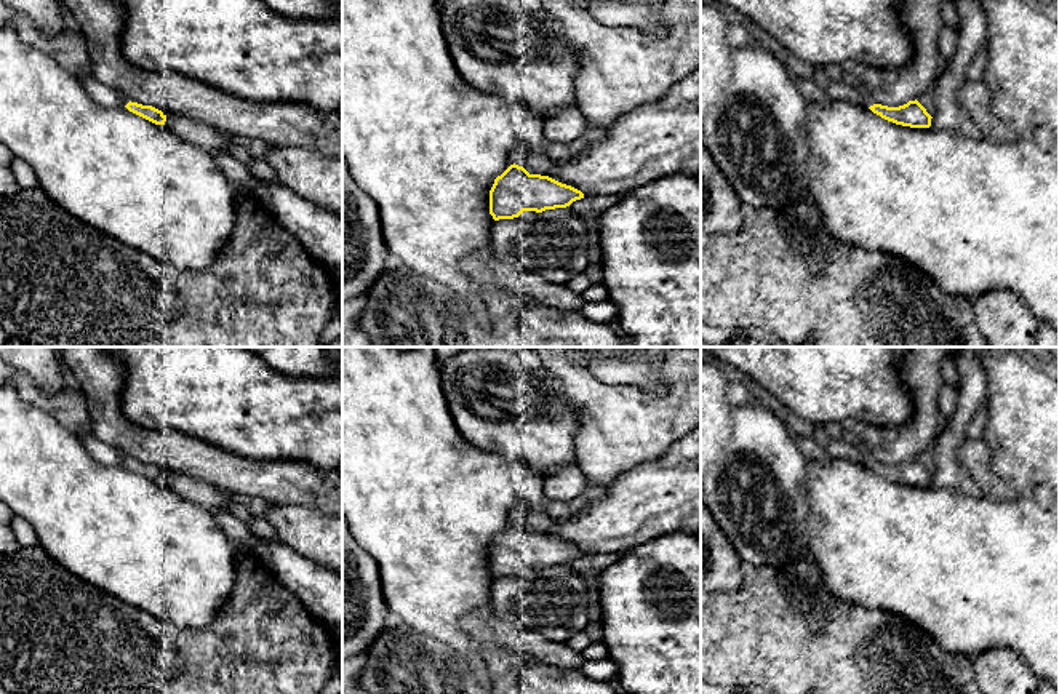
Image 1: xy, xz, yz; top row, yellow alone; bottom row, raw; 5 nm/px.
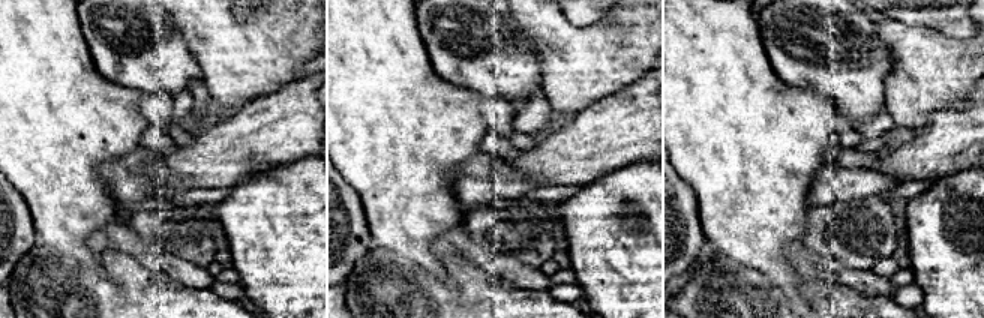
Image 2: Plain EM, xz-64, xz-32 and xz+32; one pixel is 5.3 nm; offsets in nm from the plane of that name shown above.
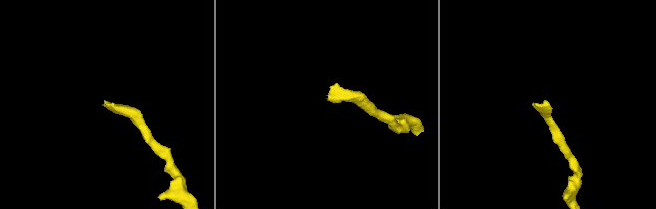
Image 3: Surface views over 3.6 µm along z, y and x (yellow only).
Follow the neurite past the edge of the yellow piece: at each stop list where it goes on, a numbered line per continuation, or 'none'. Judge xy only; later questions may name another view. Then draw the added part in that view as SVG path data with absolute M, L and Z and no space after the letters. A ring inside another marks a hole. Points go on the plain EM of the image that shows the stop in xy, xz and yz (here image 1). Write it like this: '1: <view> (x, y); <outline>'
1: xy (103, 453); M93 432L80 437L88 454L104 465L123 465L130 457L120 449L101 441Z

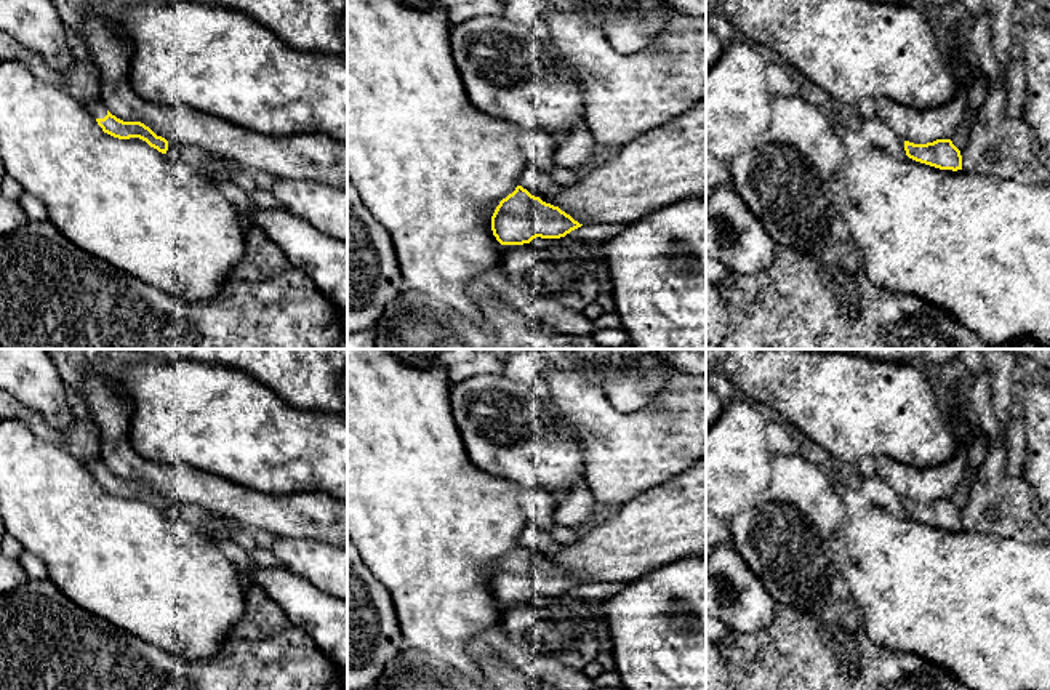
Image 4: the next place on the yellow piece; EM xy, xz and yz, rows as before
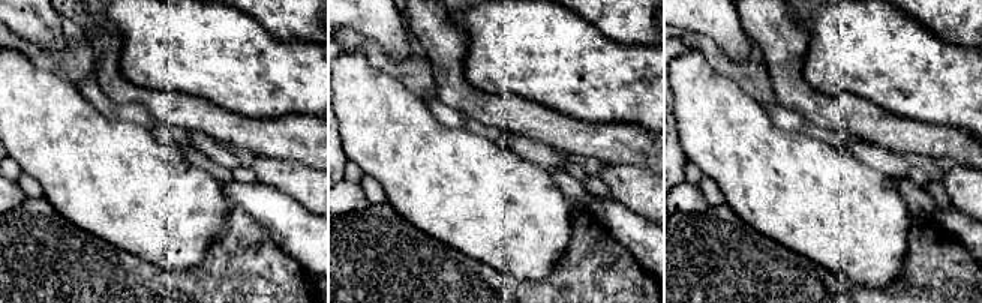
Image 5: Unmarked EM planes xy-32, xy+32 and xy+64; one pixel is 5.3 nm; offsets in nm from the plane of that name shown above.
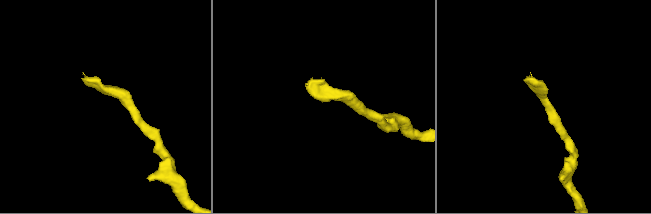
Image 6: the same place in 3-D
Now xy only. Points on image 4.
1: xy (95, 466); M93 458L85 466L94 477L104 477L107 474L107 466L101 458Z

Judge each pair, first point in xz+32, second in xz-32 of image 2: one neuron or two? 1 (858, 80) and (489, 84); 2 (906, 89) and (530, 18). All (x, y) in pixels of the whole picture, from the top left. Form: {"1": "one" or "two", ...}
{"1": "one", "2": "one"}

